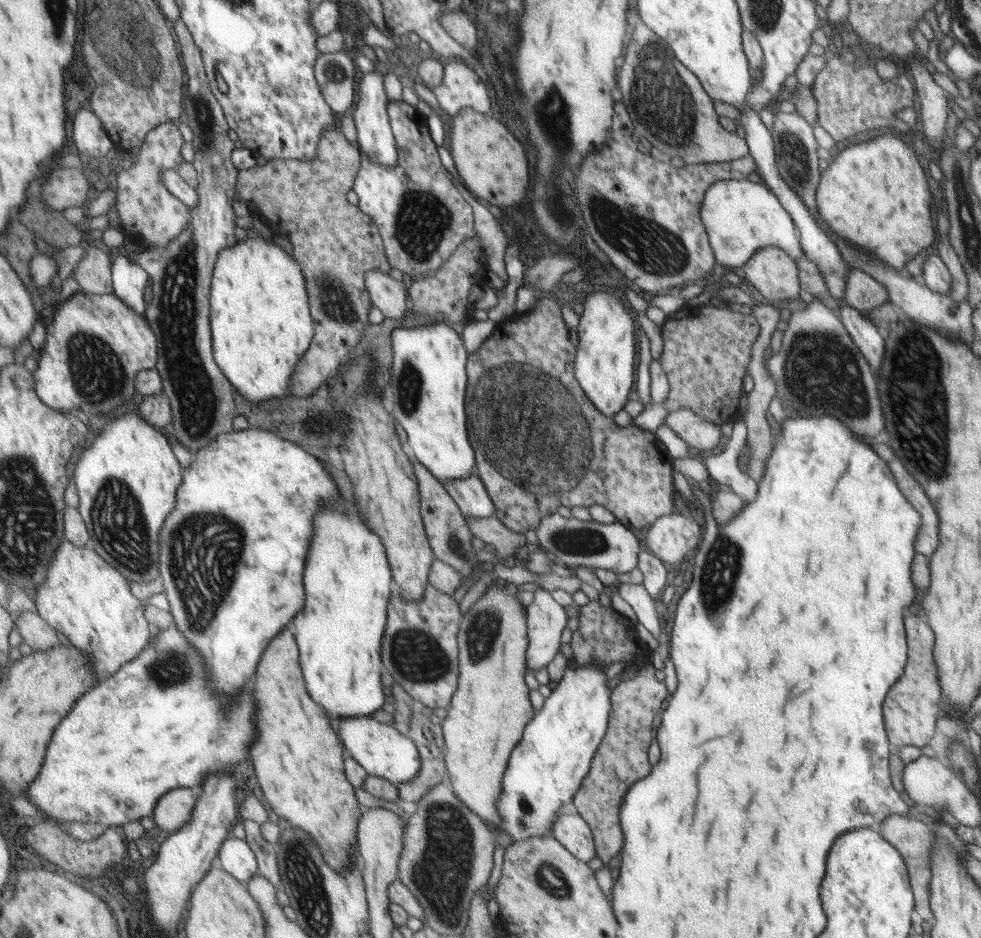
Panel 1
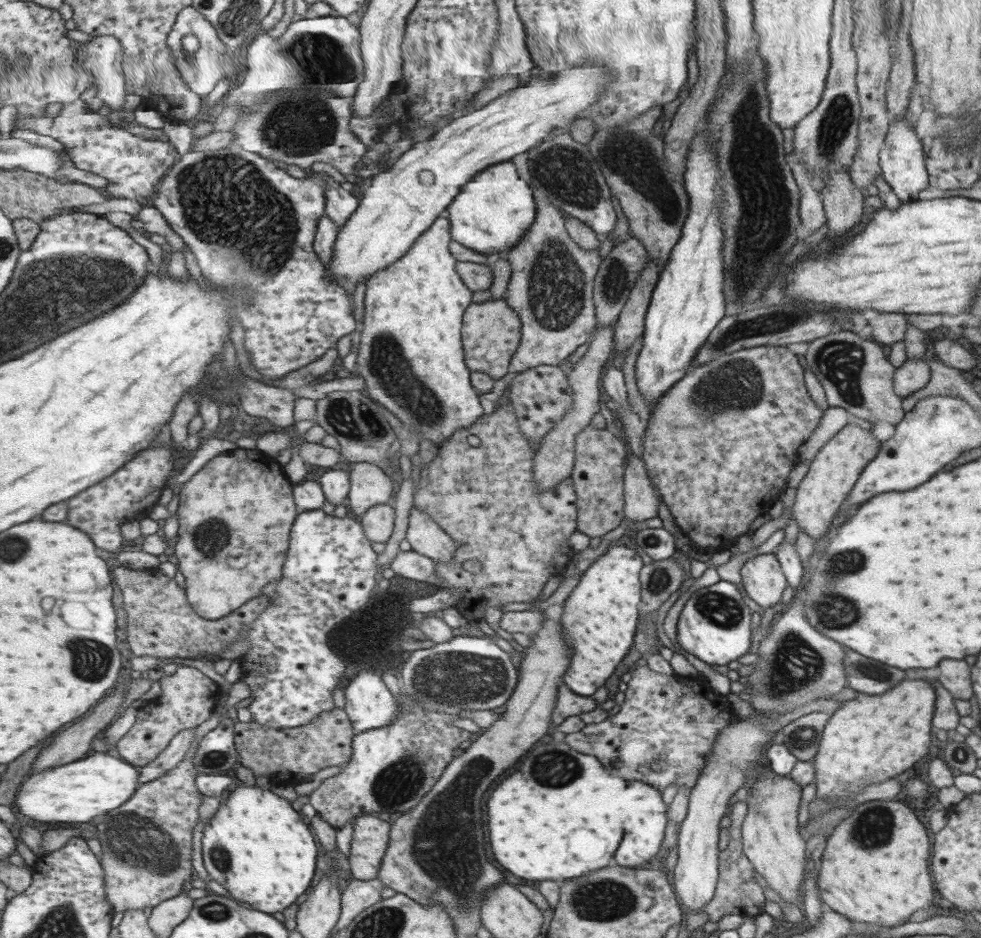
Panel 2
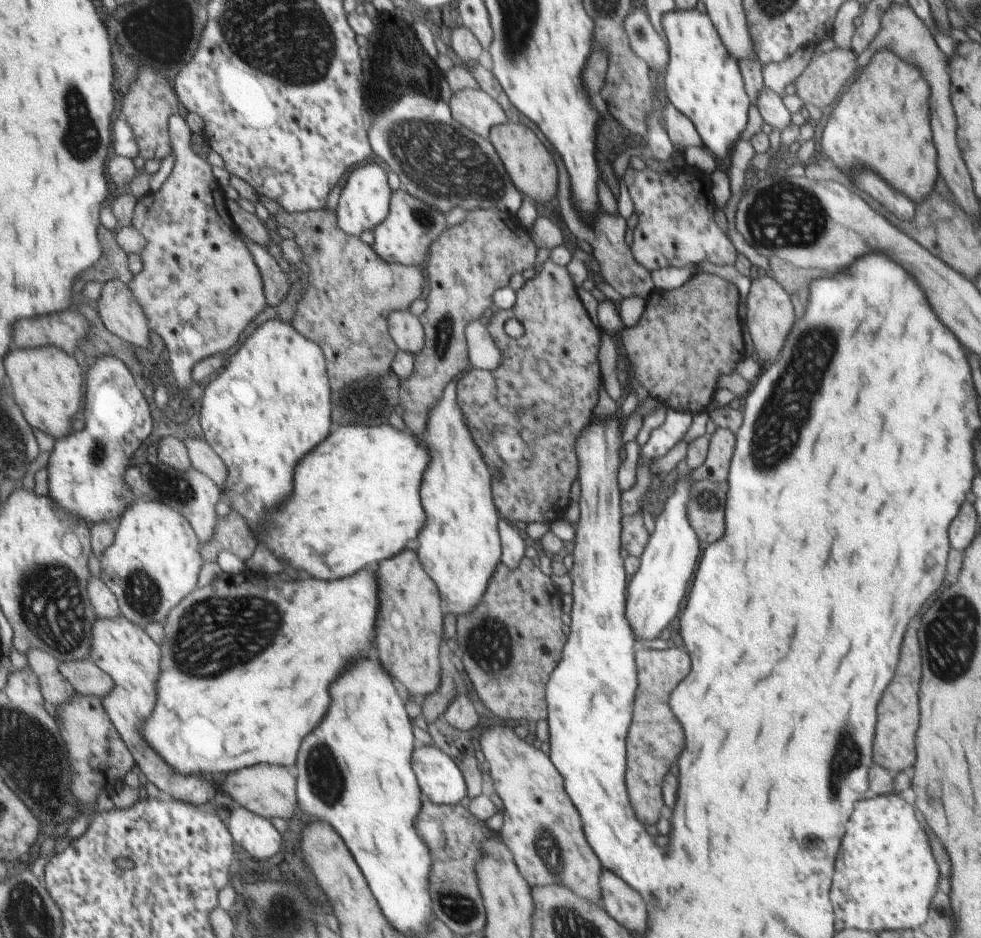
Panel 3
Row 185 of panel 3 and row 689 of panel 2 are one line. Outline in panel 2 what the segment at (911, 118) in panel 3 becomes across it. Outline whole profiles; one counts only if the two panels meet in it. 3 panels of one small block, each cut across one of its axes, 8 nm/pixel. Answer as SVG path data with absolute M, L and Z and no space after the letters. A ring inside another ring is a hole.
M901 680L895 684L891 692L879 696L855 694L853 700L843 702L835 710L821 731L817 739L815 757L811 760L814 764L815 799L835 799L843 794L851 795L869 784L879 784L885 778L893 778L907 770L913 762L917 762L929 748L929 724L933 714L935 694L927 680Z

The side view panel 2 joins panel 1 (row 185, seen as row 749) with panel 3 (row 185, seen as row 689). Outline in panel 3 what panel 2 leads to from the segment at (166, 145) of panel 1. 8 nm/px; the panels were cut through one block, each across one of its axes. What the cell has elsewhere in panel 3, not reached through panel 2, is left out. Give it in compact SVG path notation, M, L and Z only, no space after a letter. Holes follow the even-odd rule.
M184 113L170 119L170 132L175 161L171 174L156 192L148 192L137 202L133 226L145 236L147 248L139 254L143 268L127 280L137 302L145 309L149 328L161 338L165 351L169 353L178 390L189 390L193 370L202 360L218 353L227 354L247 334L247 326L267 308L264 276L253 256L248 241L239 233L228 209L227 198L213 174L213 166L203 151L191 143L191 128Z

